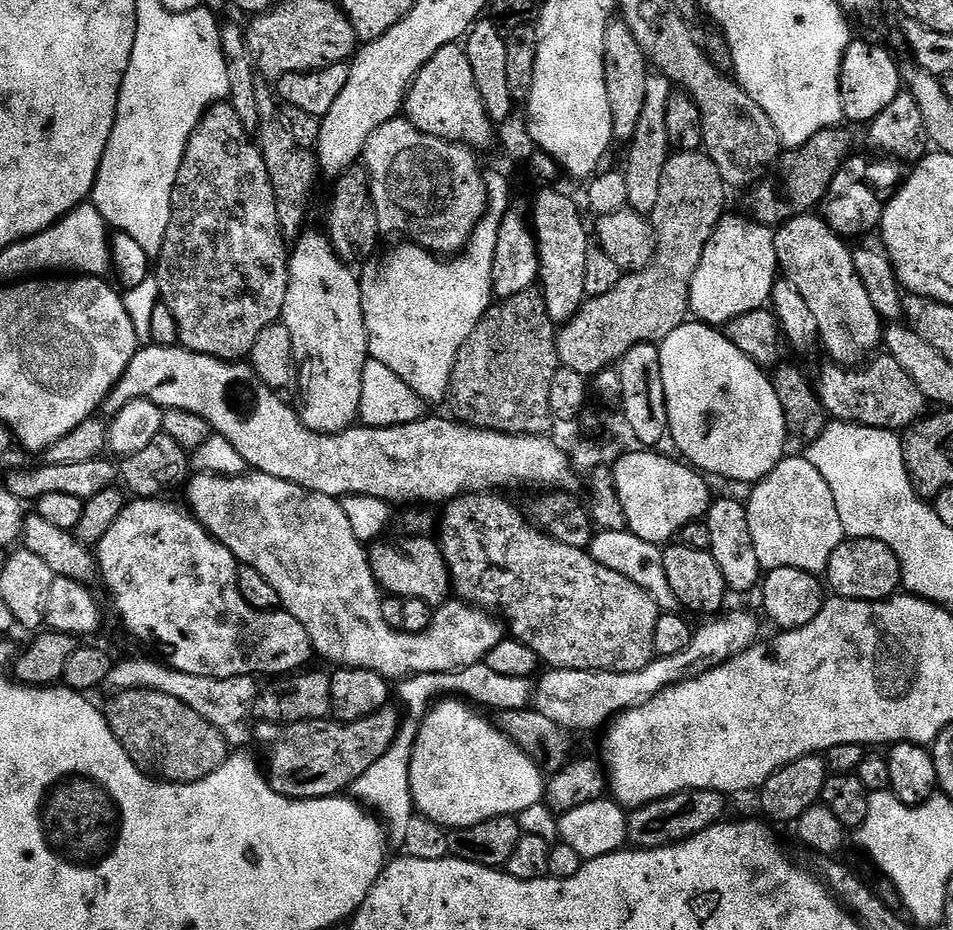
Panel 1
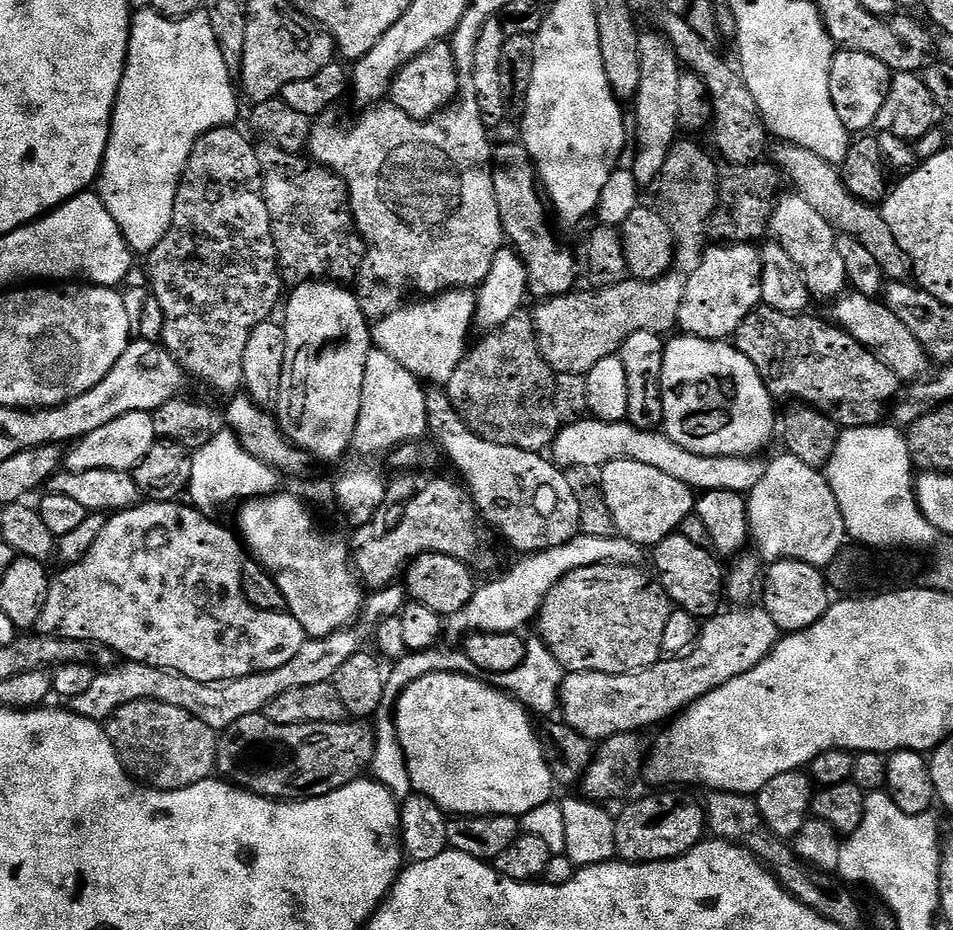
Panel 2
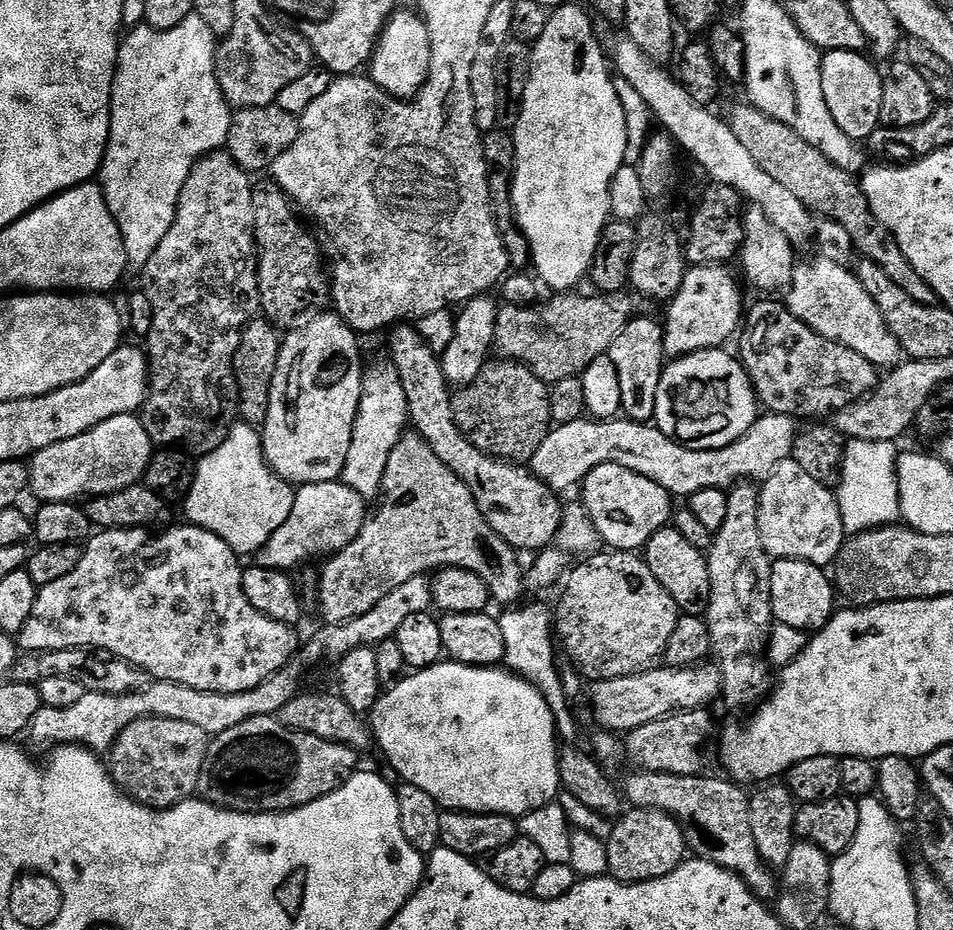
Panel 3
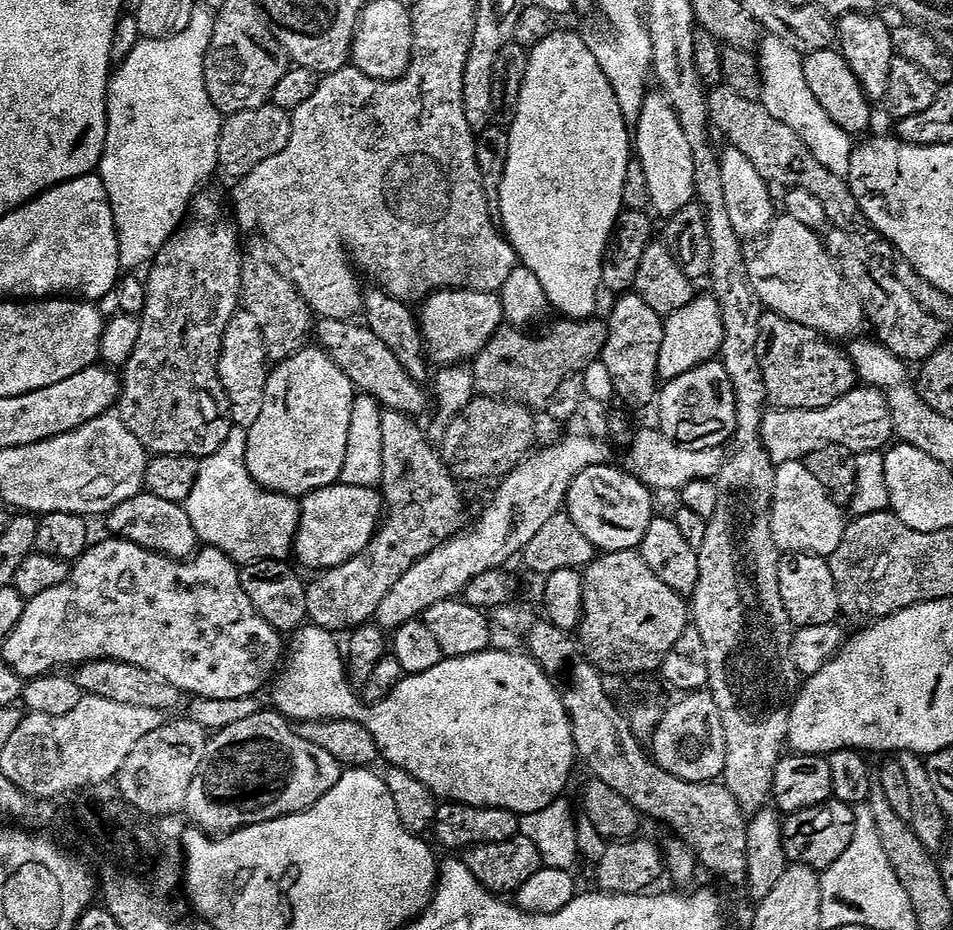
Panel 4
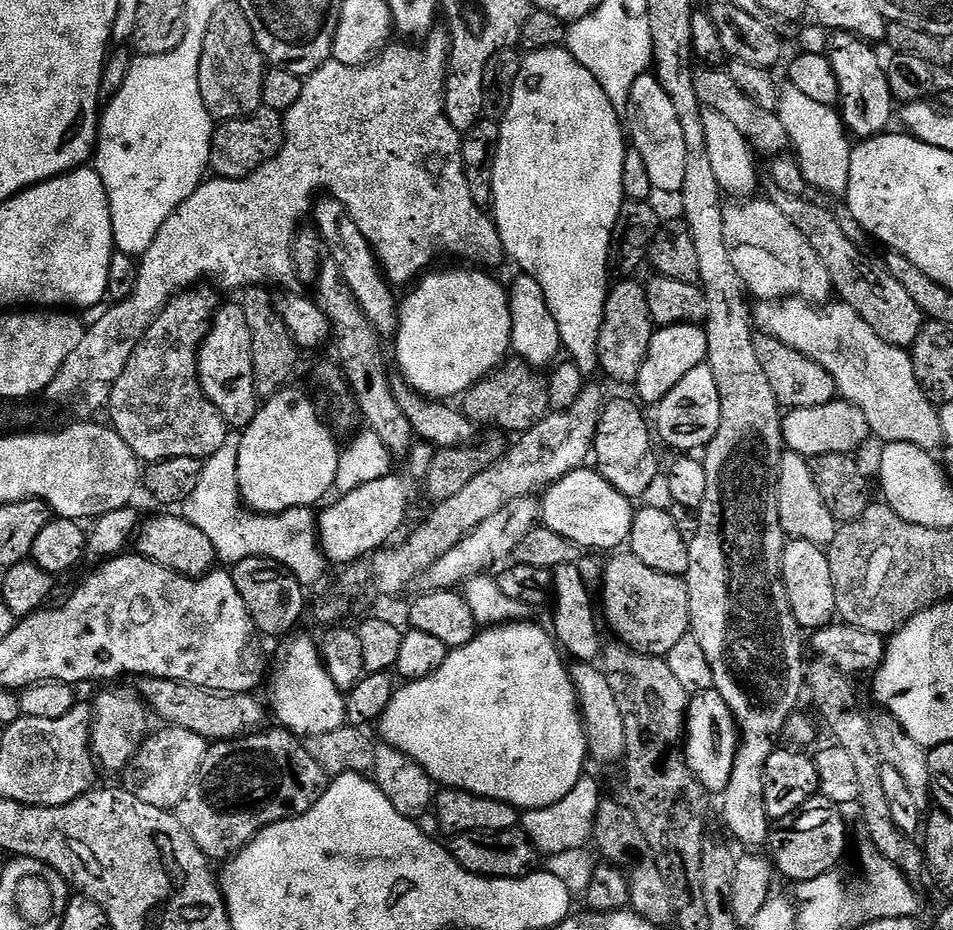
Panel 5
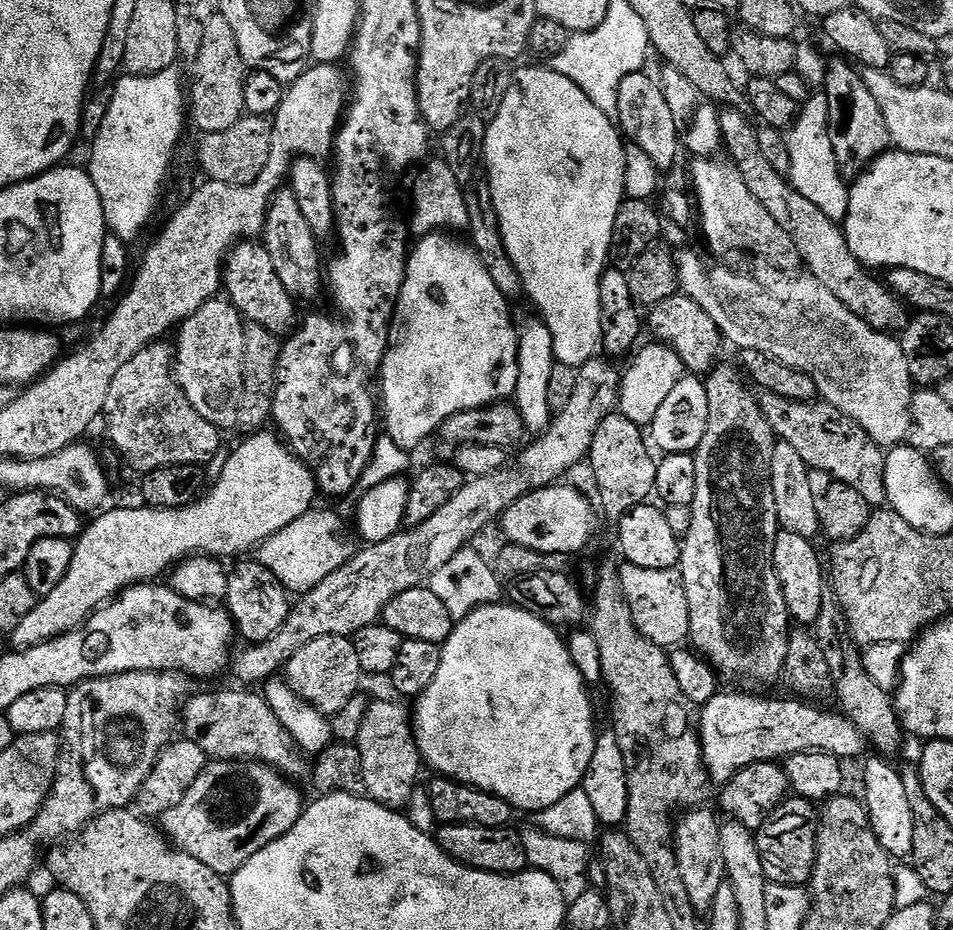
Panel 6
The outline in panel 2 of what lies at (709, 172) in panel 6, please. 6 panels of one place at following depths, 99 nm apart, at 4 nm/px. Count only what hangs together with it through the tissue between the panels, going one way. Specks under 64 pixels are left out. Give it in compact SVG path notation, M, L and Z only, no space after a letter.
M849 291L841 295L835 304L835 323L845 332L849 332L859 344L870 349L879 360L886 362L886 366L894 370L899 380L916 382L929 371L927 368L928 364L930 365L930 357L924 351L924 347L914 338L914 334L910 334L910 330L906 330L906 326L902 326L902 322L898 322L898 318L879 299L863 296L860 292Z

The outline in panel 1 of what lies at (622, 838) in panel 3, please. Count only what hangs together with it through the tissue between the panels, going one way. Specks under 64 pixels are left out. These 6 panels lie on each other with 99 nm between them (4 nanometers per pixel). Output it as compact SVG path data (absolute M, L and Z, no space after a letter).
M687 788L681 792L675 792L672 796L643 804L628 816L627 843L633 849L665 848L682 842L694 834L702 834L702 830L721 823L725 819L724 800L726 796L723 792Z

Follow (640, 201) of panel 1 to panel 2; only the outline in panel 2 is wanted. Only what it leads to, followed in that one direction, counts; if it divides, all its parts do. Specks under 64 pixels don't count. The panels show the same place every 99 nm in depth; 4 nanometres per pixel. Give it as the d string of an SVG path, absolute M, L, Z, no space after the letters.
M659 30L641 31L638 42L638 59L642 75L638 81L636 107L636 128L631 129L631 139L636 141L634 166L631 172L641 189L655 185L660 179L662 166L666 166L666 154L670 154L673 144L681 135L682 129L678 118L678 82L682 65L672 49L672 43Z

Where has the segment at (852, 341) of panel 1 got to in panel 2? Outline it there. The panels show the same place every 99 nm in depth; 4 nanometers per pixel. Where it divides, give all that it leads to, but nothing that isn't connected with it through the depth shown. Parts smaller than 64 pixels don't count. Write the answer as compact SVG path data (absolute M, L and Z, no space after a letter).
M795 194L783 196L781 195L775 201L772 210L771 239L775 243L781 244L786 250L786 254L790 254L790 258L794 258L794 266L798 266L809 293L813 297L839 297L849 287L849 283L846 266L838 255L836 229L830 226L830 222L826 222L826 218L822 218L822 214L818 214L818 210L810 207L810 202L806 202L806 198Z

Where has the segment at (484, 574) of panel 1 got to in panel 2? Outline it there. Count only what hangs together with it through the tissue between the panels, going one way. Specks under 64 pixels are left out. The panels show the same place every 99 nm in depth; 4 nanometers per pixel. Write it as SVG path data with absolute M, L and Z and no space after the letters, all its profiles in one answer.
M599 564L598 566L590 566L582 570L574 570L570 574L566 574L557 582L556 585L546 594L546 598L540 603L540 615L538 617L538 625L540 624L539 639L543 640L544 645L550 650L550 654L554 654L554 658L558 658L558 662L565 670L570 672L597 672L598 674L630 674L631 672L641 672L643 668L649 668L652 664L656 664L662 658L662 633L666 630L666 622L670 619L670 614L674 610L672 599L669 598L664 589L651 575L648 576L644 572L639 572L639 567L625 566L623 564Z

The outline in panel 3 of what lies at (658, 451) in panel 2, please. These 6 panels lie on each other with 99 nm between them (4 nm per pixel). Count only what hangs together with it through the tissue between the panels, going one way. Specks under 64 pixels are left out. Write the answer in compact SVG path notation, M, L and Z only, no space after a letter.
M757 415L755 422L730 446L718 450L694 450L676 440L666 438L651 423L637 424L627 418L597 420L581 418L569 424L557 424L538 446L530 467L536 477L552 487L557 494L581 483L585 476L603 464L626 466L662 486L673 497L687 498L698 490L731 489L737 482L762 482L778 462L789 459L796 440L798 420L794 416Z

